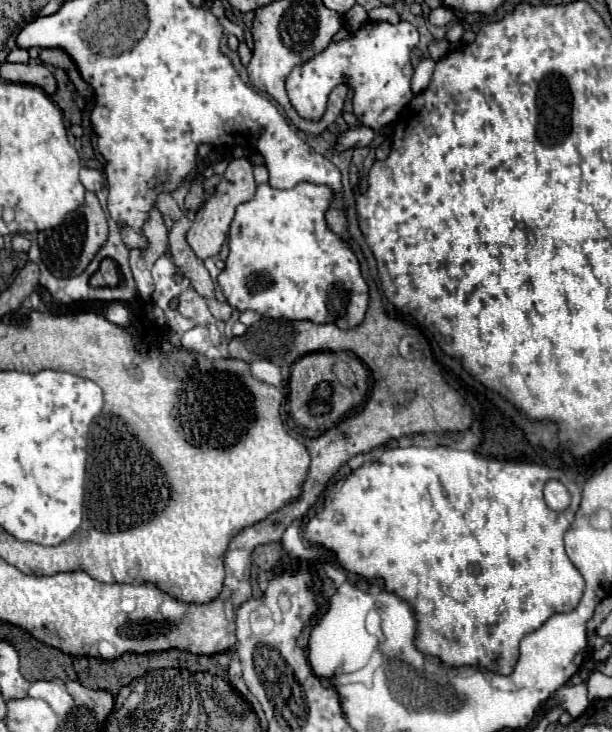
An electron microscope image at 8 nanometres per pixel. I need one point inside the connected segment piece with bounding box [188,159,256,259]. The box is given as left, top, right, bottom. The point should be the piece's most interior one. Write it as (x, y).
(211, 224)

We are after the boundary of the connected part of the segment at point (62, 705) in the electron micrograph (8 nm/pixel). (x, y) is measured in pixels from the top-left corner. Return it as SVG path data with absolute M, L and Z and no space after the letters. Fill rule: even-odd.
M52 679L52 681L36 681L30 685L28 691L30 697L40 697L44 699L58 715L68 715L72 711L72 695L66 689L66 683L62 679Z

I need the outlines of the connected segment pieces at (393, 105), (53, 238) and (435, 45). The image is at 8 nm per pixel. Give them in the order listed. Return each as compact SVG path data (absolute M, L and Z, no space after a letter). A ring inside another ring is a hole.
M368 21L356 33L348 35L342 41L328 43L328 49L322 49L312 59L296 65L286 79L288 97L304 119L320 119L326 111L326 101L330 91L336 85L348 85L354 91L354 115L358 121L374 131L390 125L404 105L414 97L410 91L412 63L410 53L420 41L416 28L408 21L388 23L388 21Z
M86 193L86 203L76 213L70 213L64 219L64 225L38 233L38 245L42 251L42 261L54 277L76 277L76 275L80 275L88 267L92 257L98 253L98 249L106 243L106 239L108 239L106 215L104 215L104 209L100 207L100 201L94 193Z
M434 39L430 45L428 45L428 51L430 51L430 57L434 59L434 61L438 61L440 57L444 57L446 53L448 53L448 45L450 45L450 41L448 39Z

